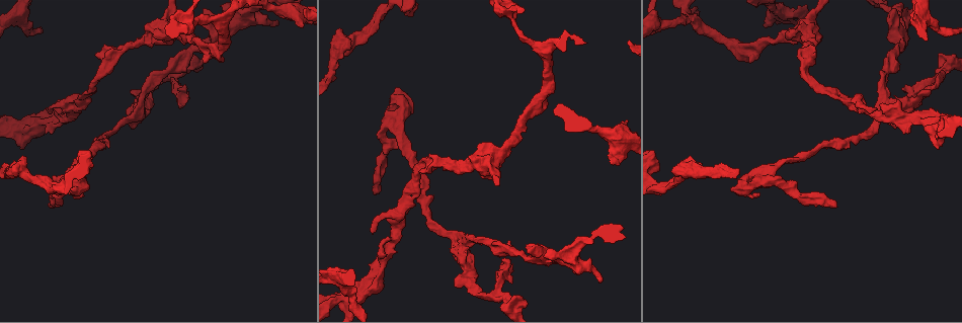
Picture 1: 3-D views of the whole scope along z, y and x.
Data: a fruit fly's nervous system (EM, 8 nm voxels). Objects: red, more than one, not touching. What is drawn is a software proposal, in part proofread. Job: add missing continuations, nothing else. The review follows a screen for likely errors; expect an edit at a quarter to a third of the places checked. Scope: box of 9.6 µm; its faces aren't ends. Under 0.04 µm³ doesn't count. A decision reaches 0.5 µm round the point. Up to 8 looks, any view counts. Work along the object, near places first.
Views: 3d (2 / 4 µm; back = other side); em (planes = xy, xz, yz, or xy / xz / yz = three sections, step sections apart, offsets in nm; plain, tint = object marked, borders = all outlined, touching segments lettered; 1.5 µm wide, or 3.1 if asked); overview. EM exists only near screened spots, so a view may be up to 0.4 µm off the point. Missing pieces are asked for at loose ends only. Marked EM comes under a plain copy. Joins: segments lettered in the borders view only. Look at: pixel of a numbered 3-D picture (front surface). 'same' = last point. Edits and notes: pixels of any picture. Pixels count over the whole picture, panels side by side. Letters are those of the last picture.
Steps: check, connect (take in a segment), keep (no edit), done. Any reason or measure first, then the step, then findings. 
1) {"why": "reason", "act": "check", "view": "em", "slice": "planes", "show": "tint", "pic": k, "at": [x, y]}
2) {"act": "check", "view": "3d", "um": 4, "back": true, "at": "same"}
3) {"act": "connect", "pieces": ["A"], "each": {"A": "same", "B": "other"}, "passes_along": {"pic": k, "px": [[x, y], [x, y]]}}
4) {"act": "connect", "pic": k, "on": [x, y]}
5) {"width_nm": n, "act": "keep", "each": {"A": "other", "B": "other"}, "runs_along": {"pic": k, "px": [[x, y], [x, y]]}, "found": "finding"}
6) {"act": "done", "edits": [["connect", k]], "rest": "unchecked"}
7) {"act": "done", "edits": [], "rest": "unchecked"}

{"why": "branch stops here", "act": "check", "view": "3d", "um": 4, "pic": 1, "at": [179, 108]}

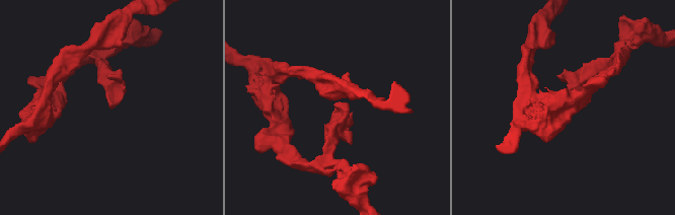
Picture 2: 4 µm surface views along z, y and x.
{"why": "shape alone is not enough", "act": "check", "view": "em", "um": 3.1, "slice": "planes", "show": "borders", "pic": 2, "at": [109, 107]}

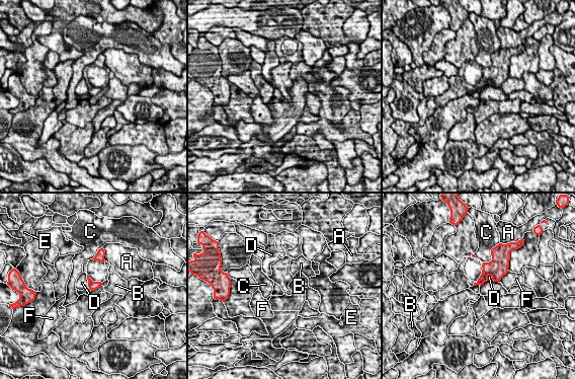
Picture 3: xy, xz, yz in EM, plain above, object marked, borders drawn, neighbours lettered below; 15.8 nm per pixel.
{"width_nm": 120, "act": "keep", "each": {"A": "other", "B": "other", "C": "other", "D": "other", "E": "other", "F": "other"}, "border": {"pic": 3, "px": [[86, 275], [88, 286]]}, "found": "no lettered segment goes on from it"}

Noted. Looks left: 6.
{"why": "thick end", "act": "check", "view": "em", "slice": "planes", "show": "borders", "pic": 1, "at": [940, 146]}

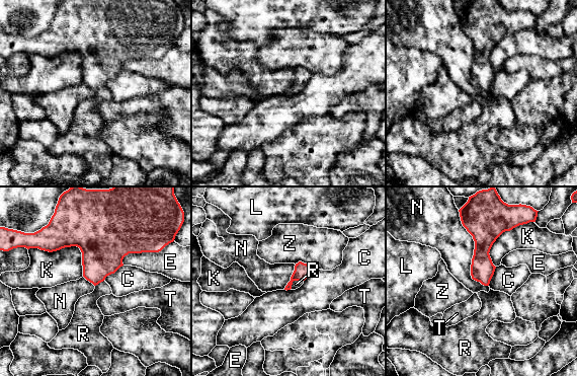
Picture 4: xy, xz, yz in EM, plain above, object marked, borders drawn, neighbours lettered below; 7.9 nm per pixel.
{"act": "connect", "pieces": ["R"], "each": {"C": "other", "E": "other", "K": "other", "L": "other", "N": "other", "R": "same", "T": "other", "Z": "other"}, "passes_along": {"pic": 4, "px": [[302, 270], [295, 280], [296, 284]]}, "found": "it goes on there"}

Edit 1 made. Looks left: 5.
{"act": "check", "view": "overview"}

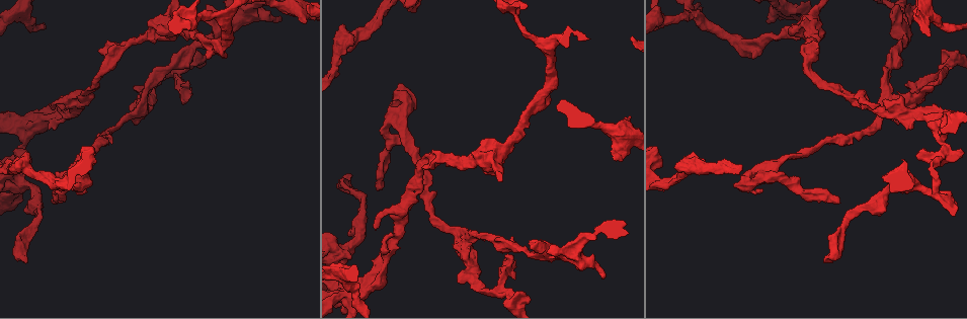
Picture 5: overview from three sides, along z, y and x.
{"why": "an open end", "act": "check", "view": "em", "slice": "xy", "step": 4, "show": "borders", "pic": 5, "at": [25, 263]}

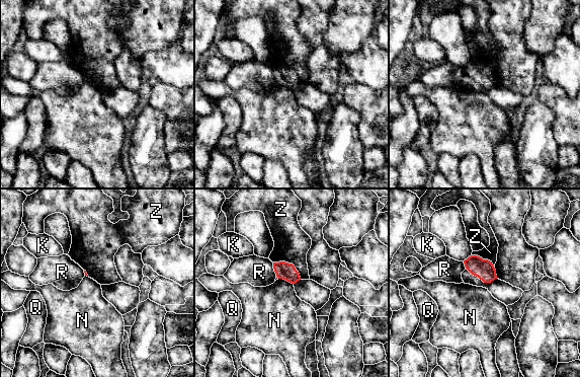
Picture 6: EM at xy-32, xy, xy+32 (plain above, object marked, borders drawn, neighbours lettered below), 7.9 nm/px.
{"act": "check", "view": "em", "slice": "planes", "show": "borders", "at": "same"}

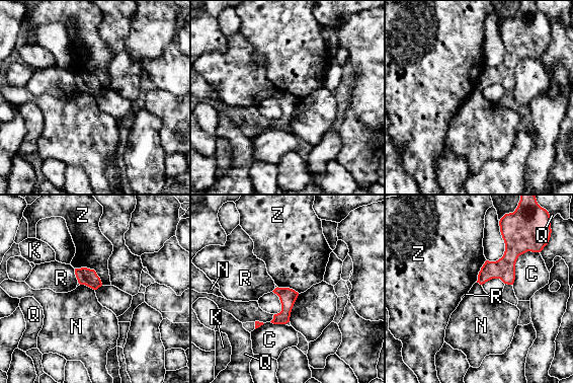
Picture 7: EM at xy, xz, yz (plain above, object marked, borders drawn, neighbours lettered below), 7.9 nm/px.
{"act": "keep", "each": {"C": "other", "K": "other", "N": "other", "Q": "other", "R": "other", "Z": "other"}, "border": {"pic": 7, "px": [[80, 284], [84, 284], [94, 290]]}, "found": "no lettered segment goes on from it"}

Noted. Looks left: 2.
{"act": "done", "edits": [["connect", 4]], "rest": "unchecked"}

